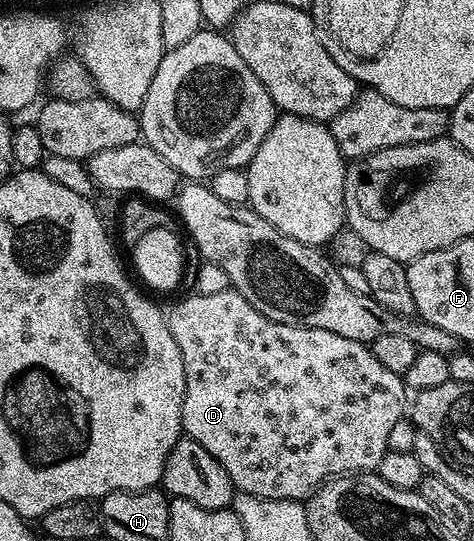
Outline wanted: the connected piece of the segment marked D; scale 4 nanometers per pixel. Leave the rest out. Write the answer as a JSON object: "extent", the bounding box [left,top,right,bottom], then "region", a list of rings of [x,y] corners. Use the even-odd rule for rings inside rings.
{"extent":[166,289,406,501],"region":[[[229,289],[222,293],[214,293],[211,297],[205,295],[197,295],[195,293],[189,294],[189,299],[184,299],[181,303],[176,303],[172,308],[167,308],[166,318],[168,321],[168,328],[174,337],[174,341],[178,345],[178,349],[182,353],[182,365],[186,373],[186,389],[184,390],[184,400],[182,401],[182,417],[180,418],[182,424],[182,431],[189,439],[193,439],[202,450],[208,455],[220,462],[220,470],[225,475],[232,478],[232,486],[237,492],[246,495],[257,495],[260,499],[295,499],[297,501],[304,501],[309,498],[317,489],[324,486],[329,479],[337,477],[347,477],[357,473],[372,473],[375,472],[378,461],[382,461],[384,454],[388,452],[388,442],[390,441],[390,429],[394,429],[394,425],[398,425],[400,419],[405,418],[406,415],[406,399],[404,403],[404,395],[406,396],[406,388],[404,380],[399,375],[390,373],[390,369],[386,369],[384,365],[372,352],[371,346],[359,343],[358,341],[350,341],[344,337],[338,337],[334,333],[330,333],[324,329],[314,329],[313,327],[295,327],[294,325],[286,325],[285,323],[275,323],[270,321],[262,313],[258,313],[258,309],[254,309],[254,305],[250,305],[250,301],[246,301],[246,297],[242,297],[235,289]]]}

